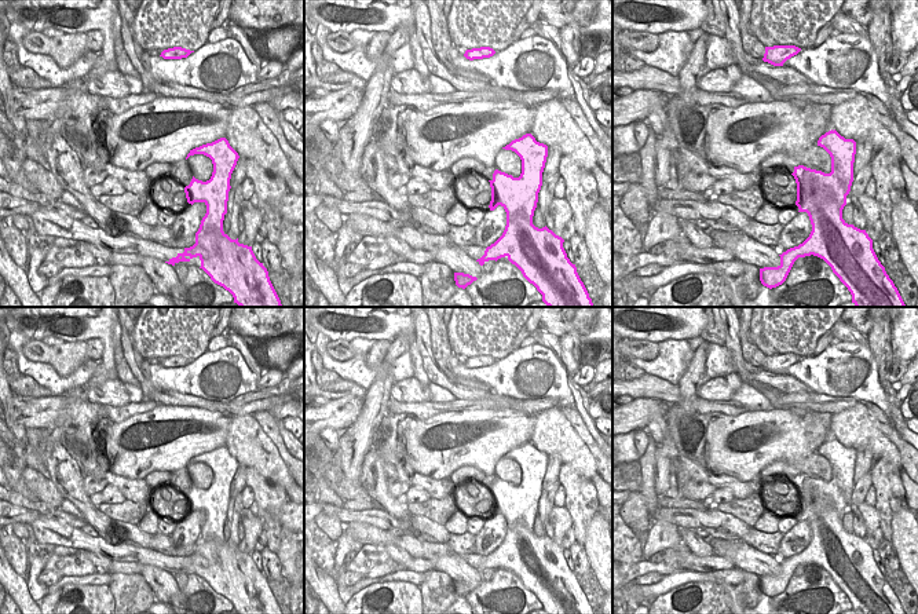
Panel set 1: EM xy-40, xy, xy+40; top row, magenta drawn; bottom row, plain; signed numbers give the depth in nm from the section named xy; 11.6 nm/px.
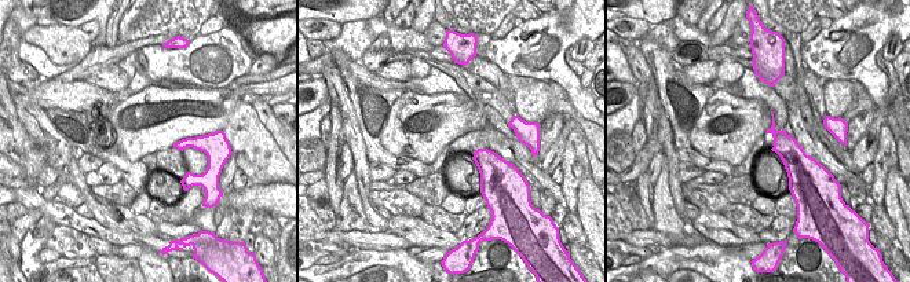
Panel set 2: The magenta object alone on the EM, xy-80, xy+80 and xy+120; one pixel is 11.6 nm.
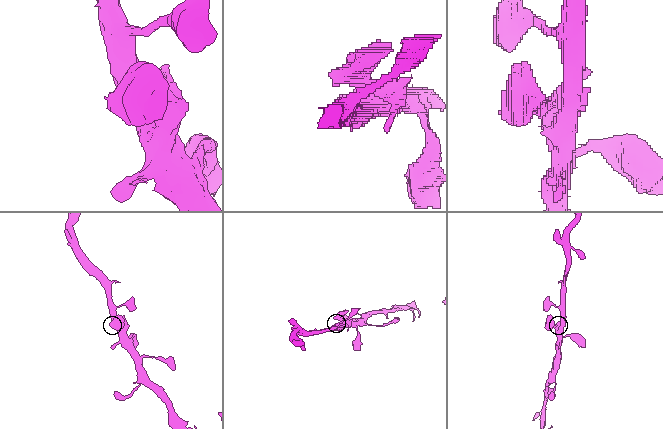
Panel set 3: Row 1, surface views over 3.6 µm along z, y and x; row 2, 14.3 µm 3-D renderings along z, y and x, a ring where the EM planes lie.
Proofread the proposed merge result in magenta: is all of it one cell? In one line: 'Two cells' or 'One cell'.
Two cells

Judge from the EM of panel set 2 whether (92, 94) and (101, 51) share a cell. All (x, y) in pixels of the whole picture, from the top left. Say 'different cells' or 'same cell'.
different cells

